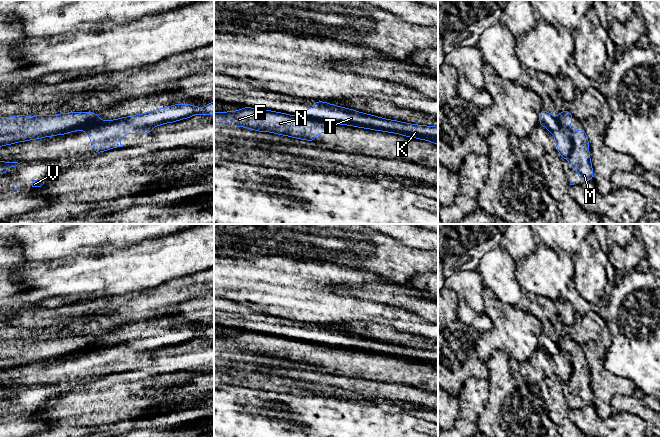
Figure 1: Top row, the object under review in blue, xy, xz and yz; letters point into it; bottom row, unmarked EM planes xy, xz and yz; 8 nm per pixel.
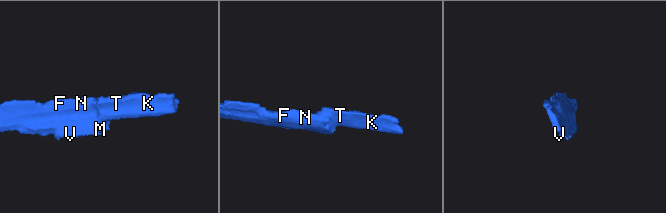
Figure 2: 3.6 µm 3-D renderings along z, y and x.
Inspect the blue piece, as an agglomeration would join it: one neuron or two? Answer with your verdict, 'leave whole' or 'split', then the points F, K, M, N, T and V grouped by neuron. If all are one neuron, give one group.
split | F M N V / K T

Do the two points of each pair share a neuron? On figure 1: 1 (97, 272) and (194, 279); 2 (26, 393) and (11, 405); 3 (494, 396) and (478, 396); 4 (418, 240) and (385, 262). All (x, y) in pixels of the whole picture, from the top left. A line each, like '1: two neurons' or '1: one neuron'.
1: two neurons
2: one neuron
3: two neurons
4: two neurons

